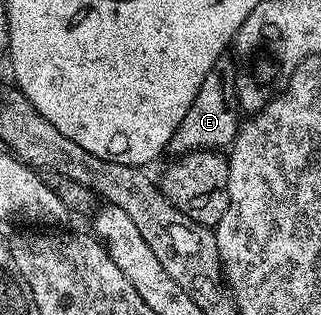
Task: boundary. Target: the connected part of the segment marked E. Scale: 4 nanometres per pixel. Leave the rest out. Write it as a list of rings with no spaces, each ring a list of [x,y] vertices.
[[[229,59],[219,60],[207,75],[207,79],[203,79],[203,87],[199,87],[199,95],[195,95],[195,103],[191,103],[187,115],[183,115],[183,123],[179,123],[171,142],[172,152],[184,155],[197,150],[221,151],[232,146],[239,128],[237,116],[242,116],[242,113],[241,104],[237,101],[234,62]]]

